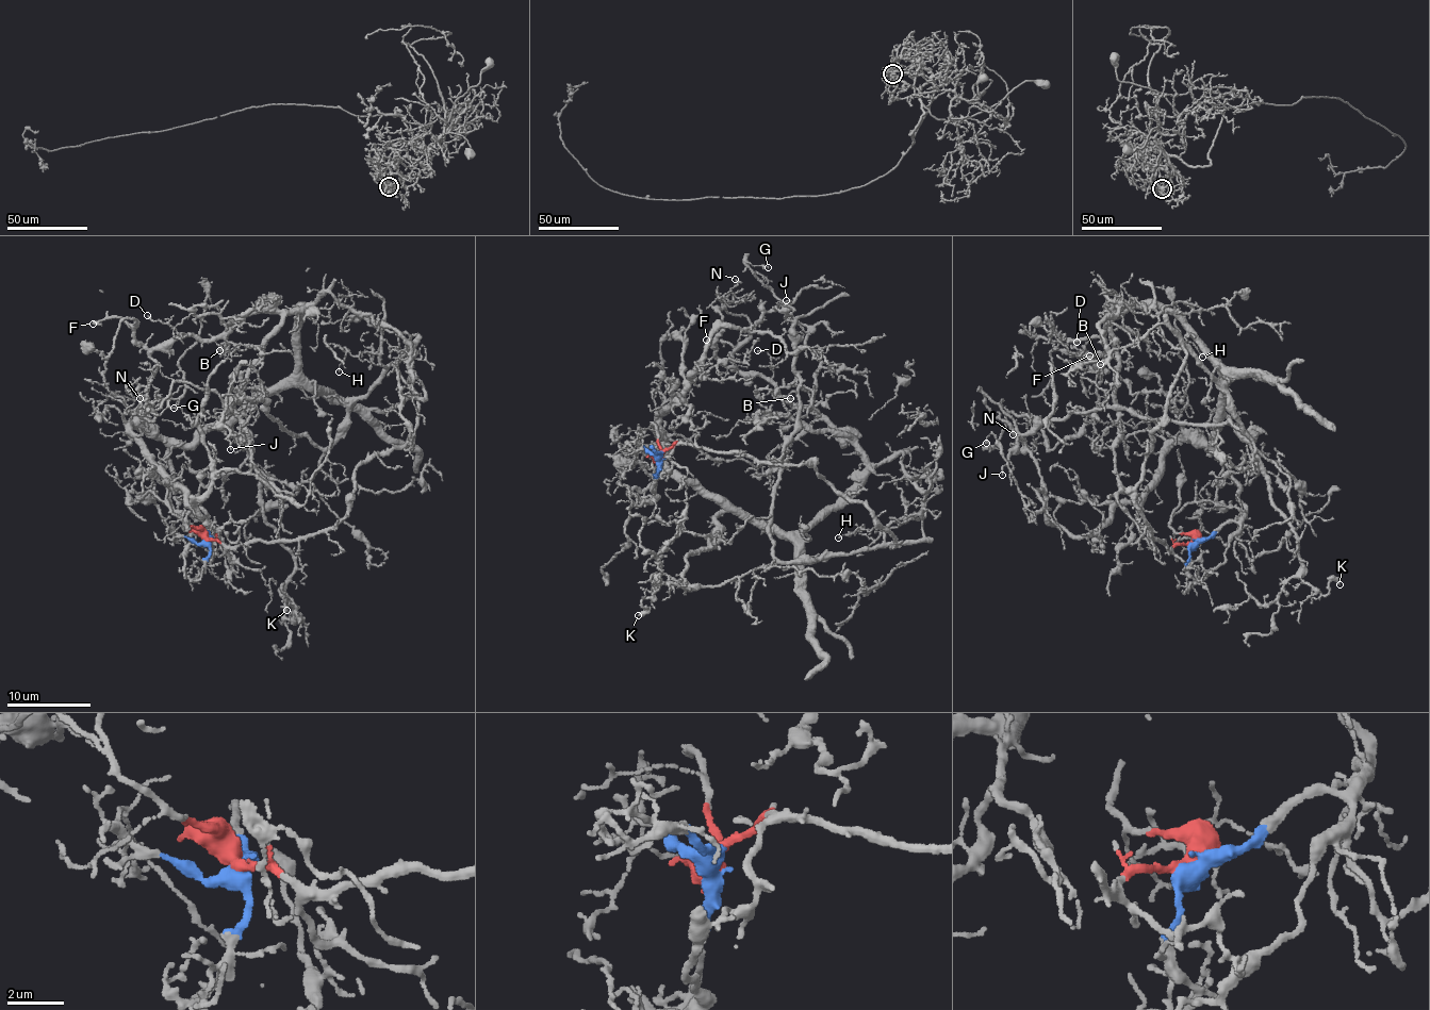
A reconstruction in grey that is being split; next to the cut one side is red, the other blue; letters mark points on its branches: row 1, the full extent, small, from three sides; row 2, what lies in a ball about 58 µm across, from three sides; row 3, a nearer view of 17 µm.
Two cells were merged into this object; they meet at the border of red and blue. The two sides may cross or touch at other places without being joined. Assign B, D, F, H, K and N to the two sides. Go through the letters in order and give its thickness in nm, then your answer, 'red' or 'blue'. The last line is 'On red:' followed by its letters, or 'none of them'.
B: calibre 100 nm; blue
D: calibre 140 nm; blue
F: calibre 280 nm; blue
H: calibre 100 nm; red
K: calibre 320 nm; blue
N: calibre 160 nm; blue
On red: H

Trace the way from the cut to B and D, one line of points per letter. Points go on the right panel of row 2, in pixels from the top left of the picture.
B: (1193, 542), (1243, 517), (1237, 480), (1212, 447), (1217, 361), (1152, 305), (1110, 318), (1099, 364)
D: (1193, 542), (1243, 517), (1237, 480), (1212, 447), (1217, 361), (1155, 305), (1111, 318), (1104, 353), (1077, 343)

